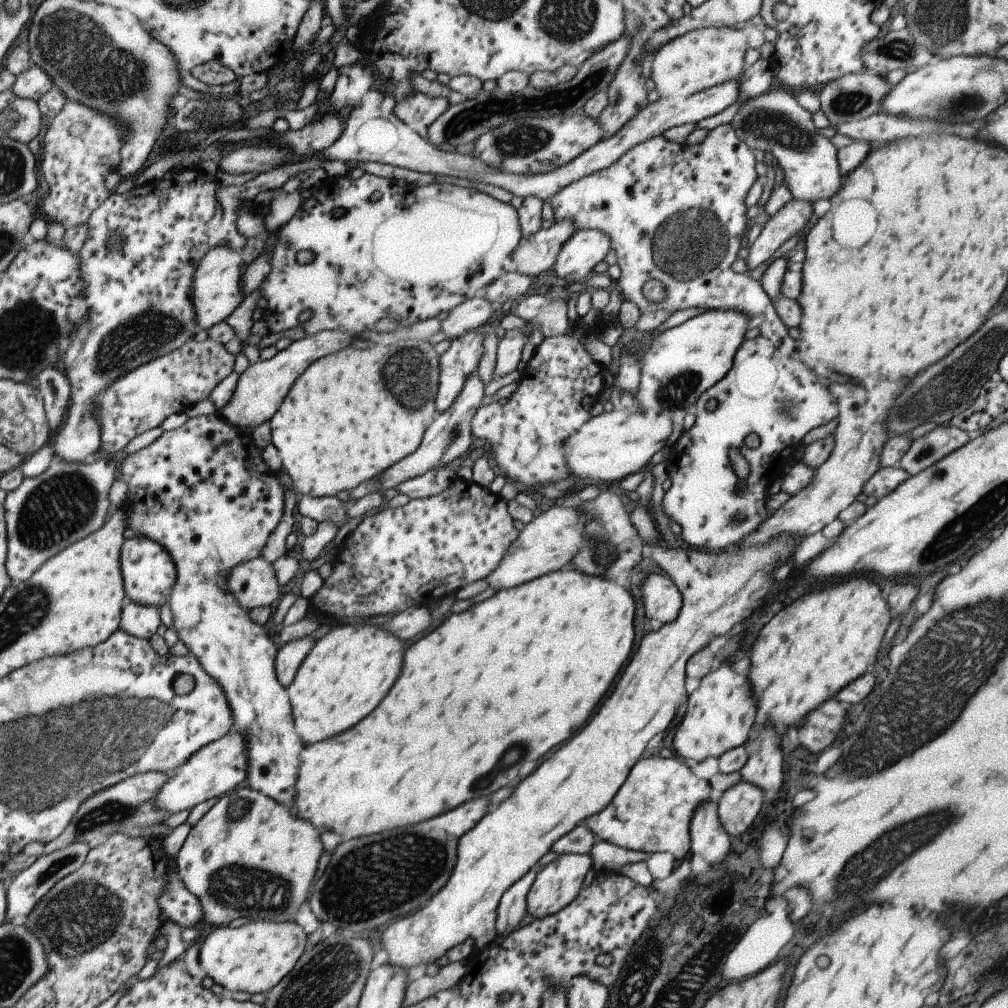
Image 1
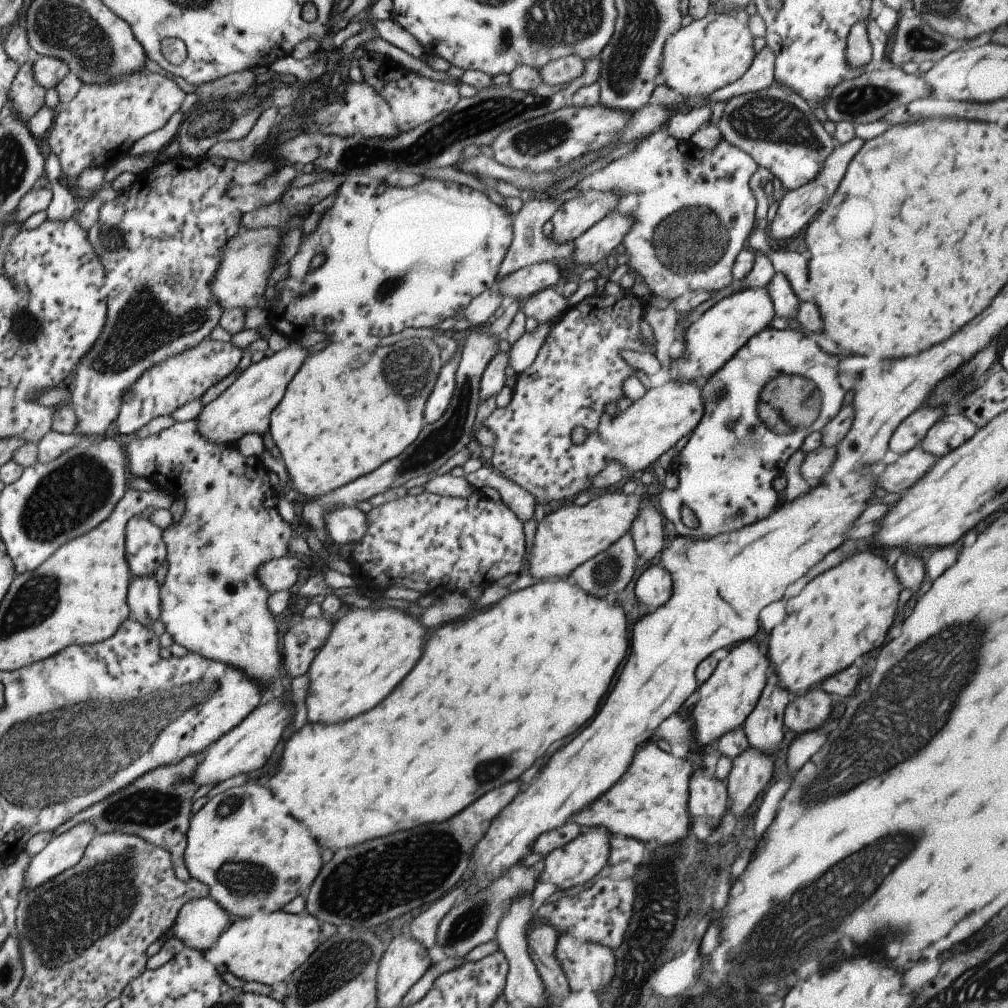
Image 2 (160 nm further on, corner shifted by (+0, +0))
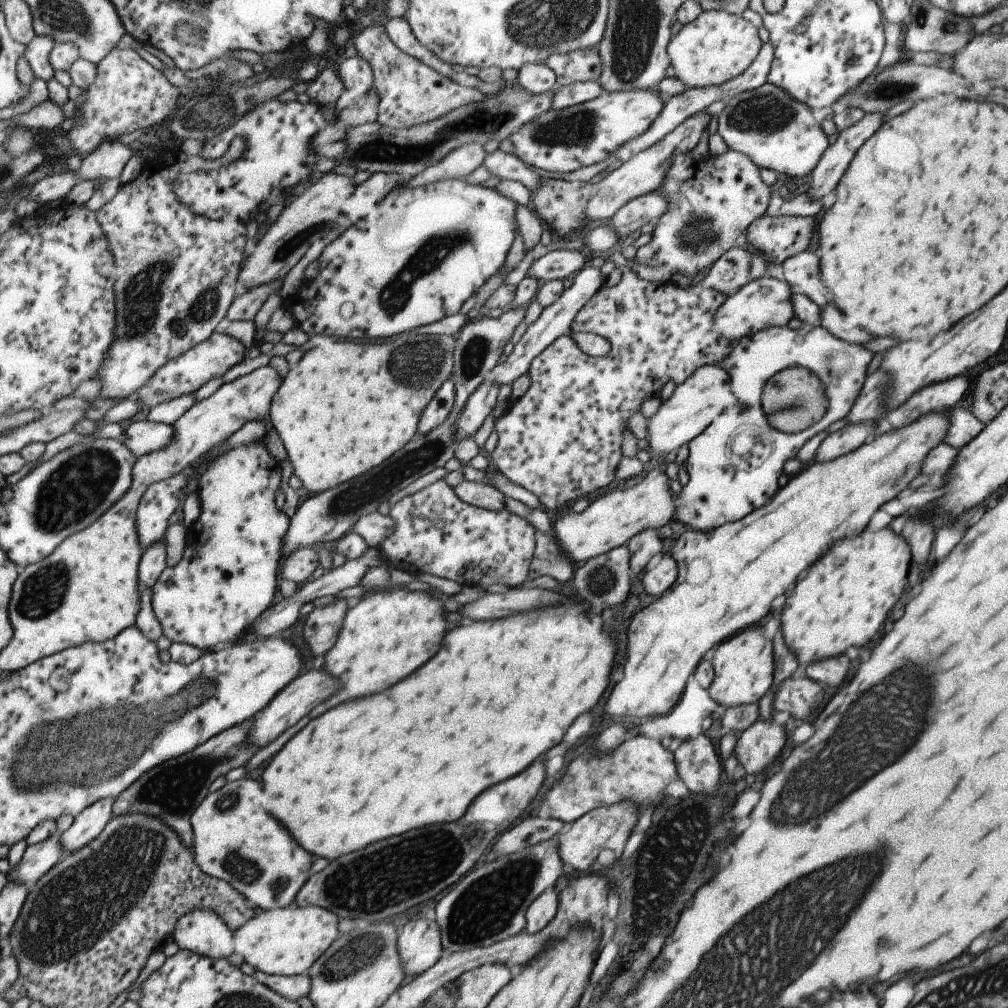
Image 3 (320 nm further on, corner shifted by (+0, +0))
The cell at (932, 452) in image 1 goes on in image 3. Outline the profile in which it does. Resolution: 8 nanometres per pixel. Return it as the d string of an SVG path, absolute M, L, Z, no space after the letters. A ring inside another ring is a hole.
M951 408L948 412L948 421L950 425L942 442L956 449L965 446L977 436L984 425L971 411L963 408Z

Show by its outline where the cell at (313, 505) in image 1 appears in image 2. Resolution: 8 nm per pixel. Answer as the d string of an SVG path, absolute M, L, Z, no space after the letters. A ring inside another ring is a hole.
M356 507L335 508L326 516L330 538L338 545L356 543L368 531L368 513Z

